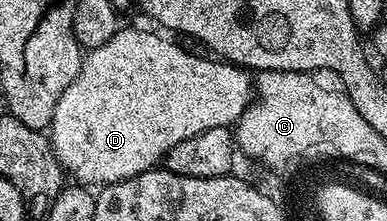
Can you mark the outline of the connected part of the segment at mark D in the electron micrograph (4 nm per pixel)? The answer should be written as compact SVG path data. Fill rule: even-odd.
M119 28L107 43L84 54L79 75L71 87L59 95L59 103L55 103L51 140L62 169L74 182L86 187L104 187L160 166L175 143L183 143L183 139L191 139L191 135L199 135L211 127L227 129L236 126L254 100L254 78L240 65L208 56L196 57L183 46L157 33Z

